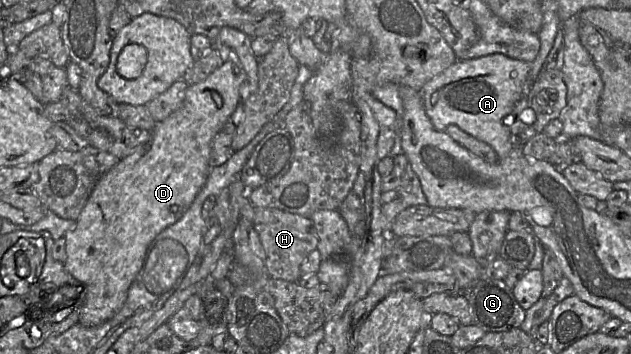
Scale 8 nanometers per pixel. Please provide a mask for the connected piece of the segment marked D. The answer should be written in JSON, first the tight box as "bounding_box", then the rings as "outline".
{"bounding_box":[64,57,245,327],"outline":[[[233,57],[223,62],[205,80],[188,86],[181,107],[156,124],[149,143],[120,159],[98,180],[76,224],[64,235],[67,255],[64,268],[85,287],[78,323],[86,327],[98,326],[121,309],[155,237],[183,216],[205,185],[211,169],[209,159],[213,137],[239,104],[240,87],[245,79],[244,70],[238,59]]]}

